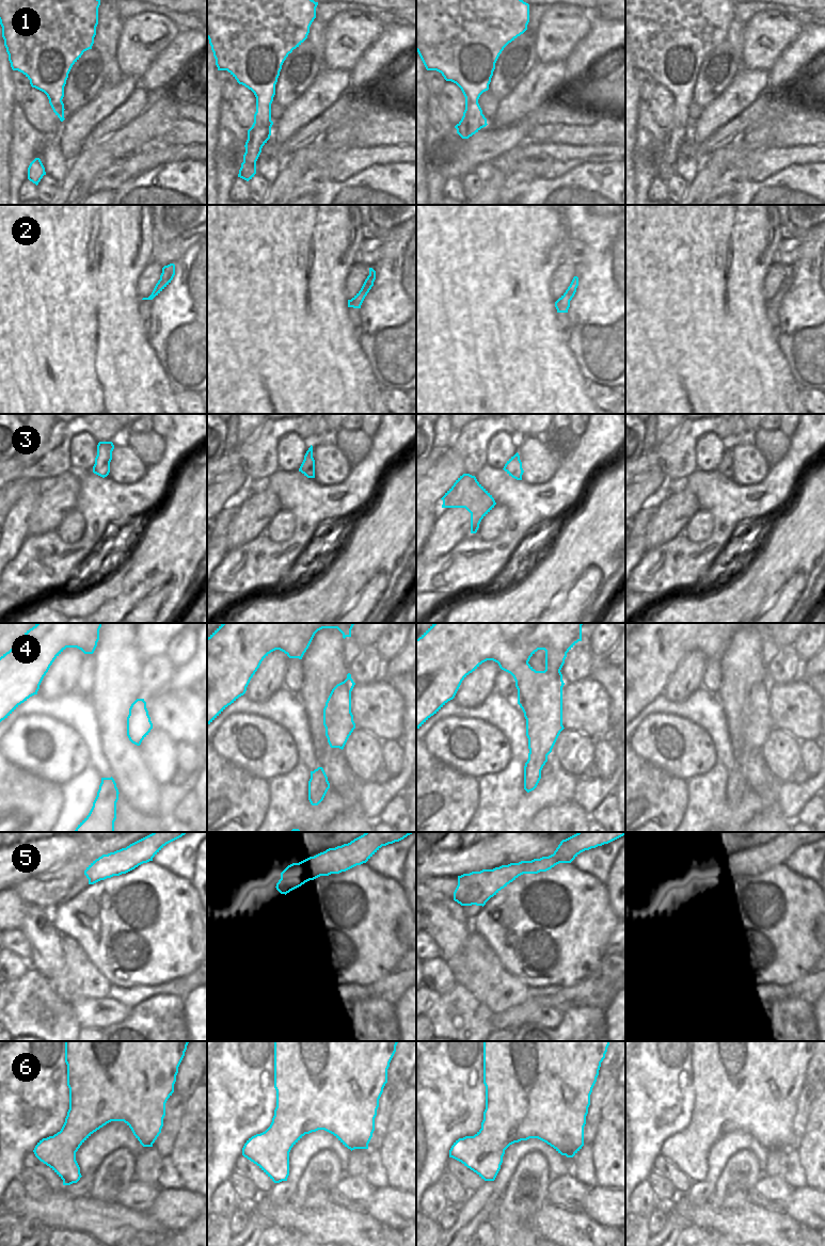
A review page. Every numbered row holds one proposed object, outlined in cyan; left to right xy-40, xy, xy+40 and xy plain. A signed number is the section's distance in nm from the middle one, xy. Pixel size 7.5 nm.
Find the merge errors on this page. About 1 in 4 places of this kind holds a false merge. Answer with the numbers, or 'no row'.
no row

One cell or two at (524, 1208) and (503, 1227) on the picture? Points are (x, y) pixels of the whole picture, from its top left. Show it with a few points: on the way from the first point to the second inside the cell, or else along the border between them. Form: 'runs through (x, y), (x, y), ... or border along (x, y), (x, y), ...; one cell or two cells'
runs through (519, 1213), (508, 1224); one cell

